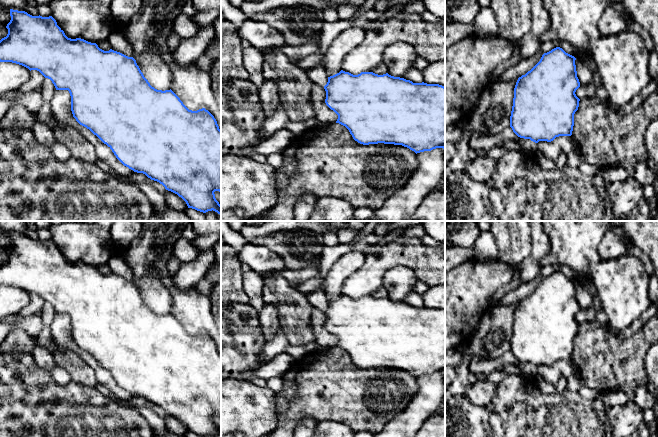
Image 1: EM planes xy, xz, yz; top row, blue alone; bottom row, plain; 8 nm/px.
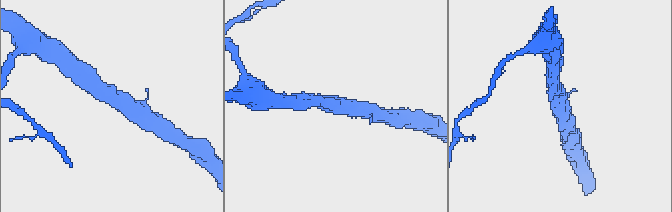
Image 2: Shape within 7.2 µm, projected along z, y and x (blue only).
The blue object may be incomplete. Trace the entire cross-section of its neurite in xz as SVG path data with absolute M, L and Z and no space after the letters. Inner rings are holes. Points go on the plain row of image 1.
M341 294L328 301L324 310L326 329L333 334L338 343L336 347L345 350L353 363L360 368L394 368L402 369L416 378L436 372L445 374L445 311L439 308L413 307L388 297L378 299L373 296L361 296L353 299Z

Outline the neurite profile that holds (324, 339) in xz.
M314 308L311 316L311 325L316 336L315 341L320 349L331 348L338 343L338 339L326 329L325 323L325 313Z

